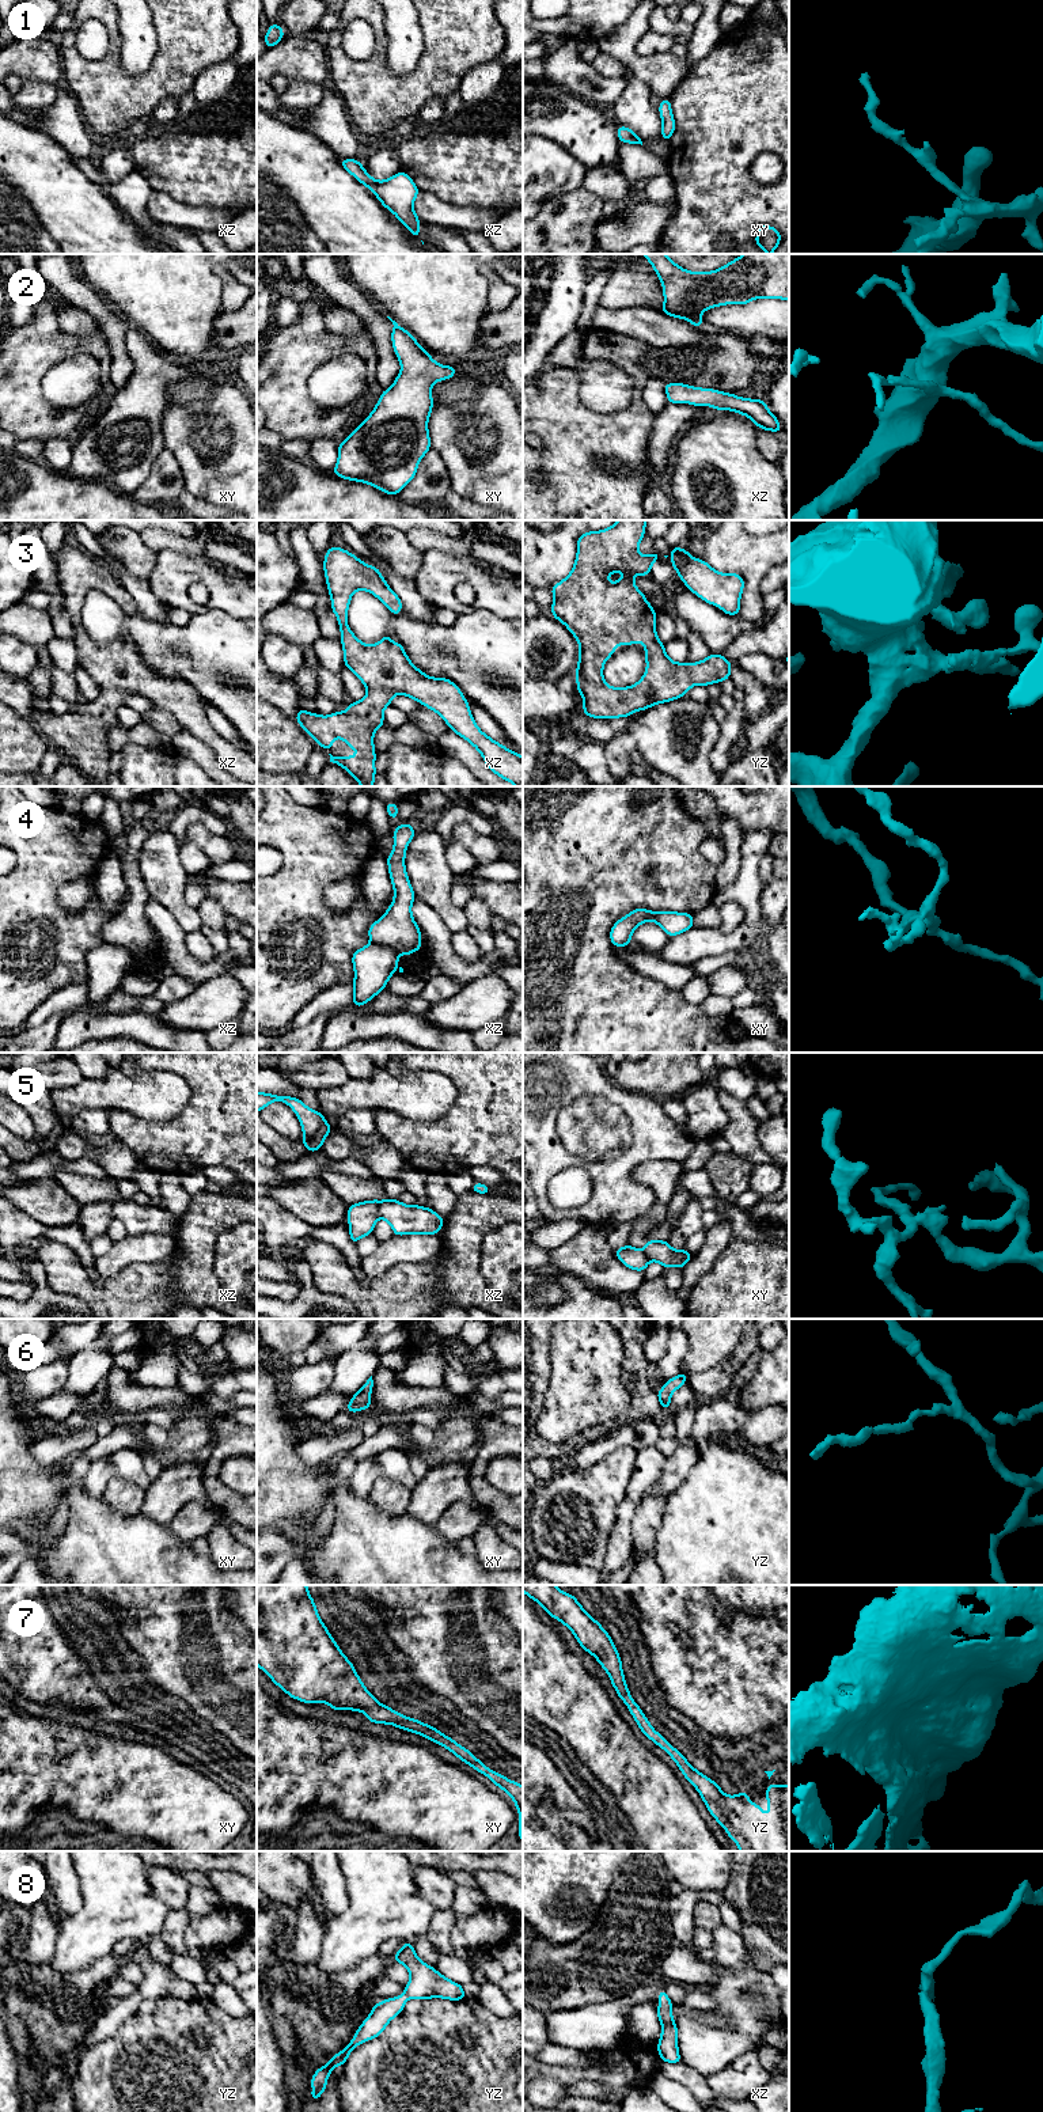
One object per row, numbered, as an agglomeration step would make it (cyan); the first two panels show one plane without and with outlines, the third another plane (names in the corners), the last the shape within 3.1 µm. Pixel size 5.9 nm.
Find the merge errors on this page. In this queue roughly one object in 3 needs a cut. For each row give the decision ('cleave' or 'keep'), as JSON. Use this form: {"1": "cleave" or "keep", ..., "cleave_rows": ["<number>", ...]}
{"1": "keep", "2": "keep", "3": "keep", "4": "cleave", "5": "cleave", "6": "keep", "7": "keep", "8": "keep", "cleave_rows": ["4", "5"]}

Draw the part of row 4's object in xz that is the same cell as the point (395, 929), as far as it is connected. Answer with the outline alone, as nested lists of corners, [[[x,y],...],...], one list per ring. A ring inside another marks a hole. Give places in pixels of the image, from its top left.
[[[409,822],[394,830],[394,849],[386,857],[394,887],[394,900],[388,910],[368,928],[372,944],[388,947],[398,955],[411,955],[422,948],[422,934],[411,915],[411,905],[416,895],[405,868],[406,849],[414,835],[416,831]]]

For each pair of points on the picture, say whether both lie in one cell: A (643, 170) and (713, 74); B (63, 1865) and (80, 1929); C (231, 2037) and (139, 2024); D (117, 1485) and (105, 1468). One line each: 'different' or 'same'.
A: different
B: different
C: same
D: different

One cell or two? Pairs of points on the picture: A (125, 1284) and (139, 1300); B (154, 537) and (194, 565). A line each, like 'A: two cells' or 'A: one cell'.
A: one cell
B: two cells

